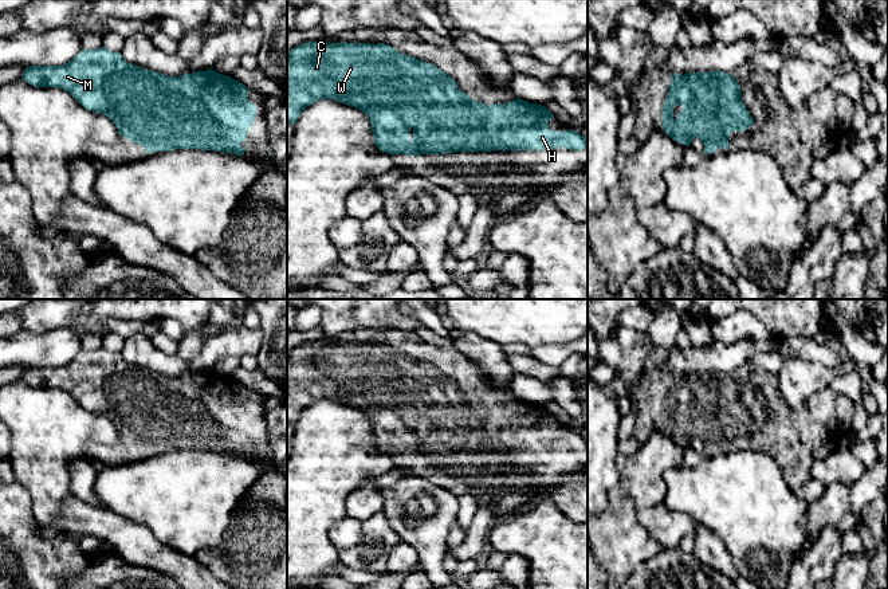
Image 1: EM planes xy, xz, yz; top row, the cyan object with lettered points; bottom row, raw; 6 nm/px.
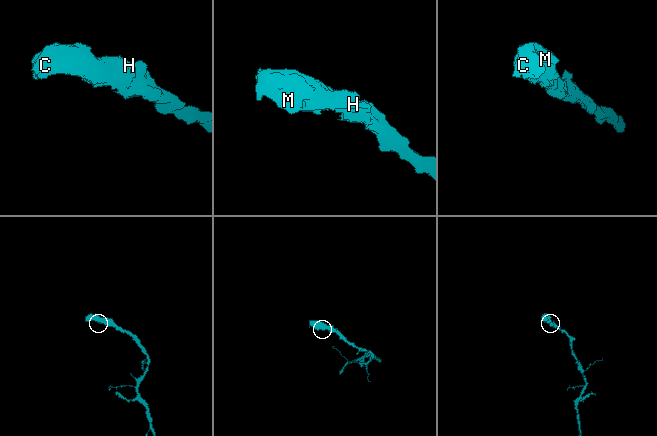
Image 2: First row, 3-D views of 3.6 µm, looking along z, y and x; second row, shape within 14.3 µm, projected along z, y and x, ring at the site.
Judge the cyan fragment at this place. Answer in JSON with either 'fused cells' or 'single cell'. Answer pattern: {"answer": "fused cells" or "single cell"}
{"answer": "single cell"}

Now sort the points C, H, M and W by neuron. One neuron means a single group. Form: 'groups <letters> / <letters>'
groups C H M W

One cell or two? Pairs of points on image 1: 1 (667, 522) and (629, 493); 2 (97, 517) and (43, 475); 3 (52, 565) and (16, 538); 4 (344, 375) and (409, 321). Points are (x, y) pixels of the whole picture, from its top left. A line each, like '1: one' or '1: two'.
1: two
2: two
3: one
4: two

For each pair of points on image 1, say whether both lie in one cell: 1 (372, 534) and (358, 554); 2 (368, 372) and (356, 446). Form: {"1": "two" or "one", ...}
{"1": "one", "2": "two"}

